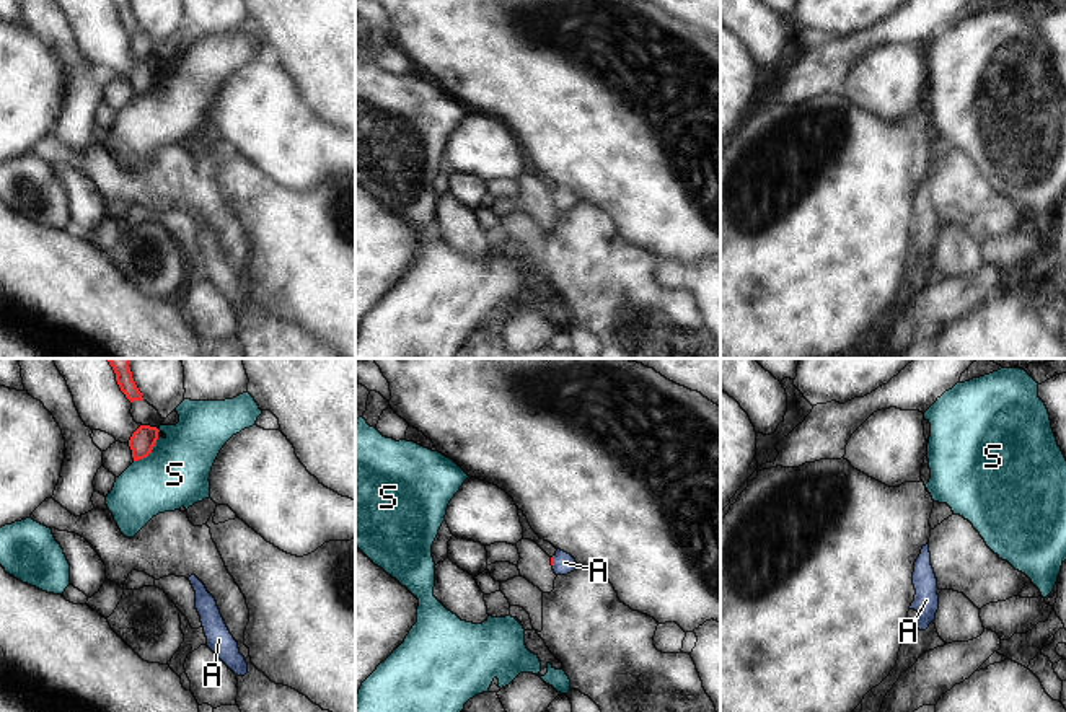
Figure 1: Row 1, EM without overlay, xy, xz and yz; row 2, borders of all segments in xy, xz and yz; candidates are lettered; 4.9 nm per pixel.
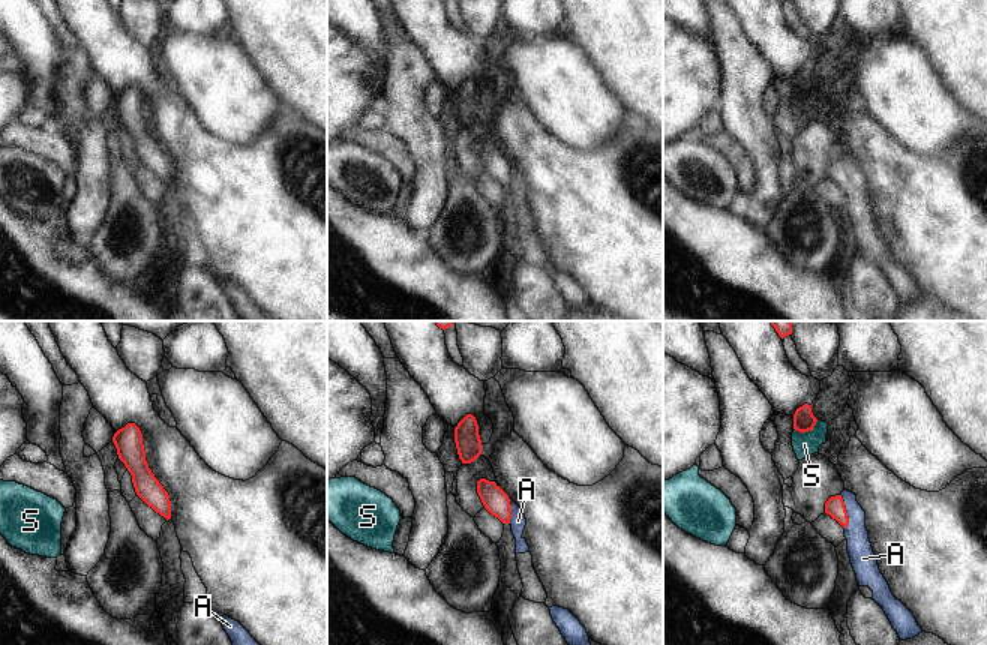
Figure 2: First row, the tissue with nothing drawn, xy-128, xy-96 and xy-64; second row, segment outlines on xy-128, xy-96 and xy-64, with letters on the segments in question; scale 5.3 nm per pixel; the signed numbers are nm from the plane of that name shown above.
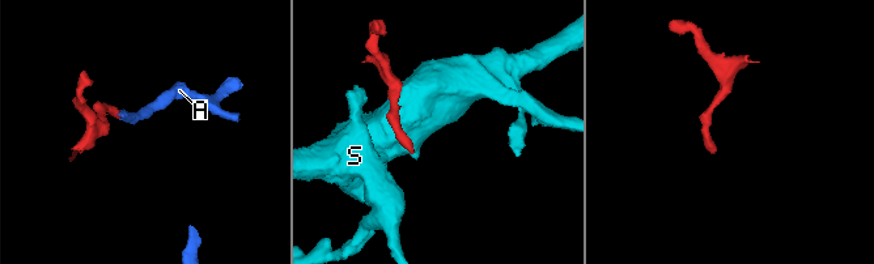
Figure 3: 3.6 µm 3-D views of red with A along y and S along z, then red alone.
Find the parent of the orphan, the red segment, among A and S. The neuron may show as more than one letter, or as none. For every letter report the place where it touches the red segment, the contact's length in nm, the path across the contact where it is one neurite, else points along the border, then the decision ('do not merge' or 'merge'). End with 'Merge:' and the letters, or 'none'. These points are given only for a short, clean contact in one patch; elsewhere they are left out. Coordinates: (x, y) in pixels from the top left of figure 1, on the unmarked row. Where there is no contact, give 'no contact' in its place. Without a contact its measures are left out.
A: xz (553, 196) | 60 nm | across xz (553, 191), (553, 196), (564, 197) | merge
S: xy (150, 87) | 180 nm | do not merge
Merge: A

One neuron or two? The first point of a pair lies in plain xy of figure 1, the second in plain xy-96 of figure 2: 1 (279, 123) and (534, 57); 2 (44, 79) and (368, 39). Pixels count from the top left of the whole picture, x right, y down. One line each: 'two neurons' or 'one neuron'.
1: one neuron
2: two neurons

